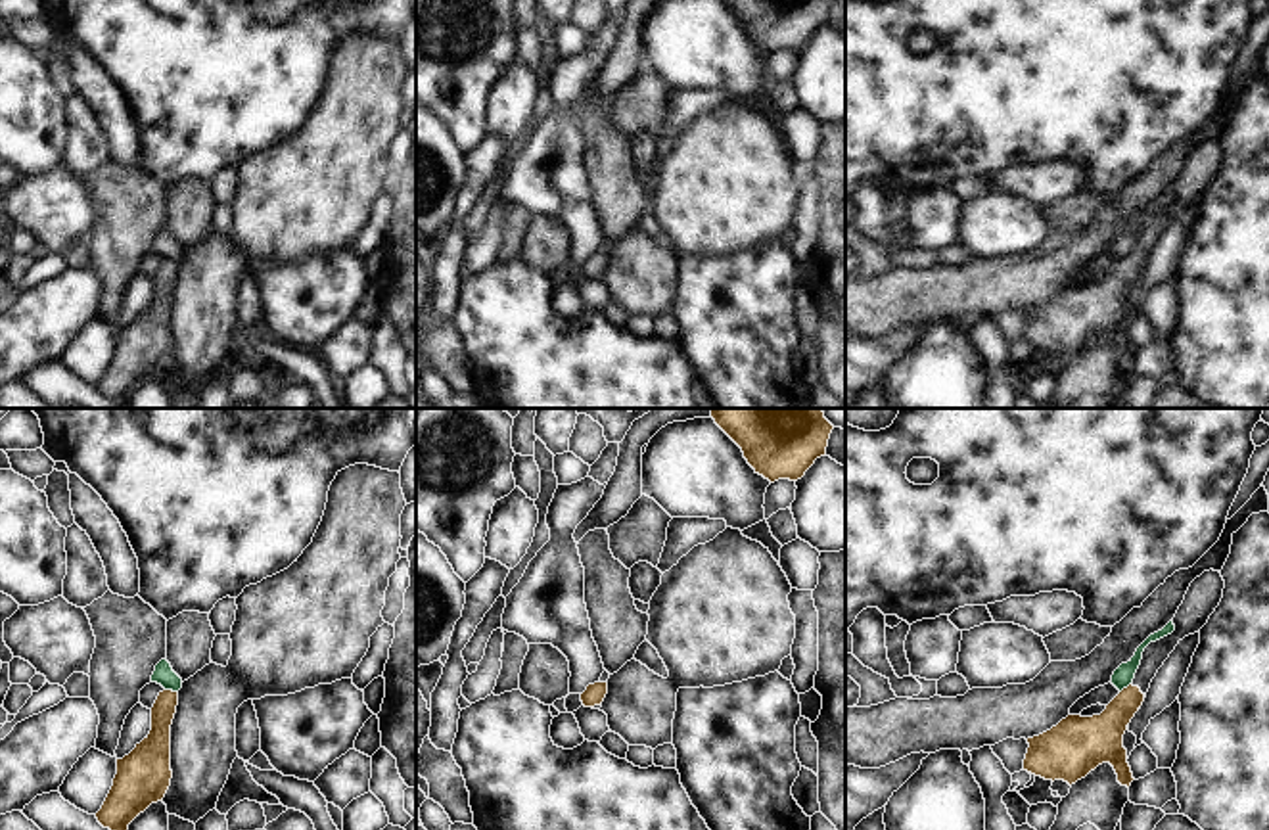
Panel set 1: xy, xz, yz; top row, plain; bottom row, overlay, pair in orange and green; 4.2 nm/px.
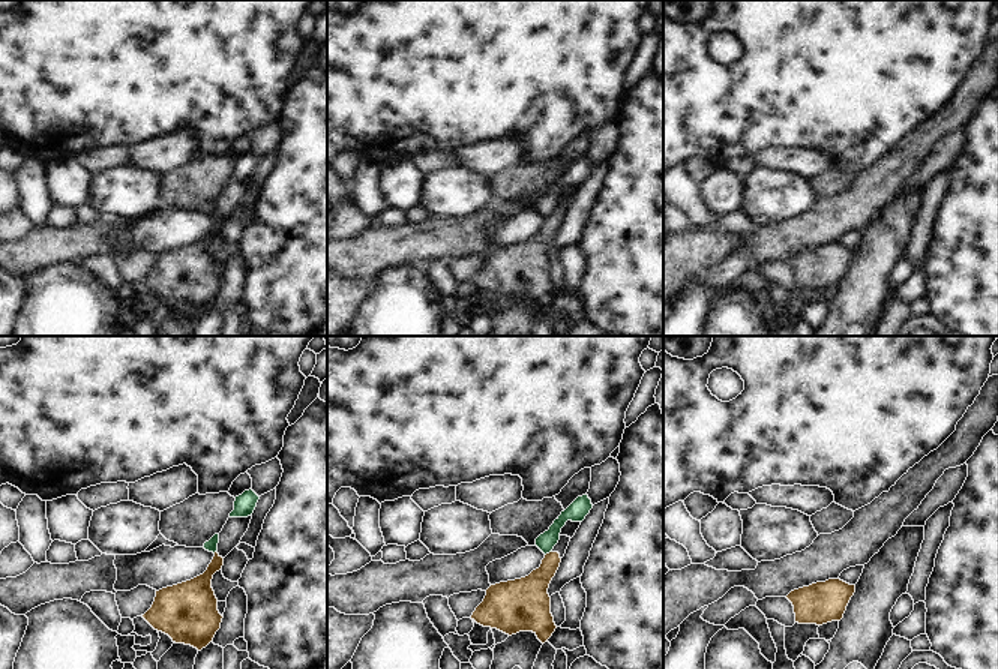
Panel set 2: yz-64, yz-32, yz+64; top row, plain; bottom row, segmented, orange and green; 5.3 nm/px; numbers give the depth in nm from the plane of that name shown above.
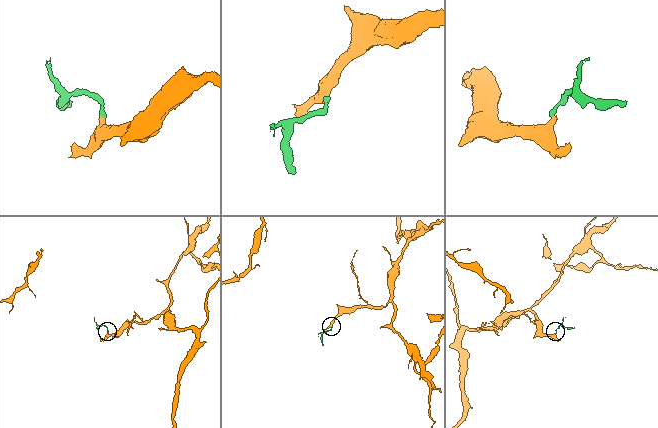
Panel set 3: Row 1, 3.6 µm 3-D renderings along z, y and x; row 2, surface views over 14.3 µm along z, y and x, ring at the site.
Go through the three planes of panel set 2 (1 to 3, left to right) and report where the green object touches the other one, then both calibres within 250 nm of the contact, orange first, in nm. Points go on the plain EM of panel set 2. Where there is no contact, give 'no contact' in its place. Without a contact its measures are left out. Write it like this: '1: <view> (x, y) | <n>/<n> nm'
1: no contact
2: yz-32 (550, 216) | 190/100 nm
3: no contact

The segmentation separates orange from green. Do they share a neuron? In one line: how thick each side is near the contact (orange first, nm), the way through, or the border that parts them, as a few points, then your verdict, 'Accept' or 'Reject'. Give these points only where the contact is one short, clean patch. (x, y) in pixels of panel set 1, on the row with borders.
Thickness 120 nm (orange) against 90 nm. Boundary: xy (165, 689), (177, 692). Reject.

